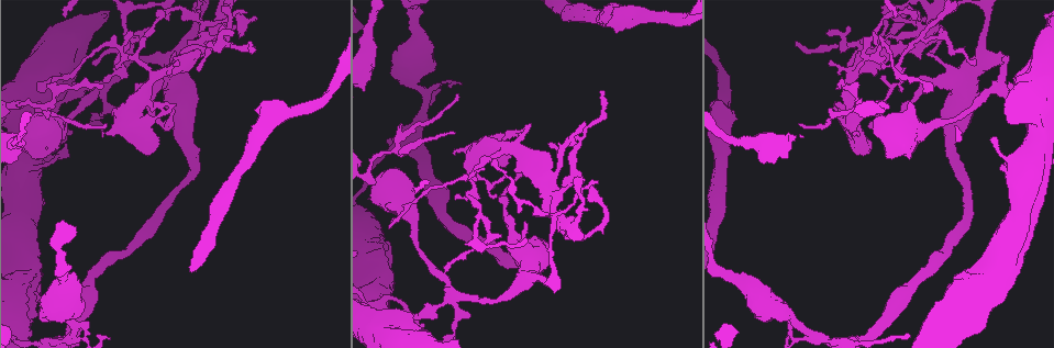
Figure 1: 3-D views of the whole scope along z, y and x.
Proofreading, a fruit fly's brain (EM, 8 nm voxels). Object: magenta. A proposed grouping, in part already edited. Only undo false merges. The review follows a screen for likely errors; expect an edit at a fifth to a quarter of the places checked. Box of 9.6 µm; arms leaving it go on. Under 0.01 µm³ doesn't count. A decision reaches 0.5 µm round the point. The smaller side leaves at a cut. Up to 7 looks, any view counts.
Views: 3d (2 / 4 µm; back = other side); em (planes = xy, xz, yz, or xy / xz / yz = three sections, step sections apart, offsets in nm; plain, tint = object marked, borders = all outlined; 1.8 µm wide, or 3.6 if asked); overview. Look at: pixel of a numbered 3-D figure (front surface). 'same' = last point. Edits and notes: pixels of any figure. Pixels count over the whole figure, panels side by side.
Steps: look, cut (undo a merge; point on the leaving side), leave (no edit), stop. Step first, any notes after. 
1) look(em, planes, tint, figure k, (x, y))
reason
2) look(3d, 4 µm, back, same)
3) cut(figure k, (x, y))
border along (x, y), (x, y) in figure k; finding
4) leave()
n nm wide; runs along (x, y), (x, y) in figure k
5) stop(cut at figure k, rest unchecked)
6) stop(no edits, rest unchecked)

look(em, xz, step 4, tint, figure 1, (842, 46))
touches itself

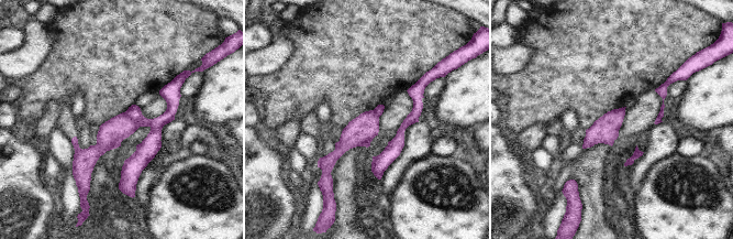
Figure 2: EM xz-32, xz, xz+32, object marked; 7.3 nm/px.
look(em, planes, borders, same)

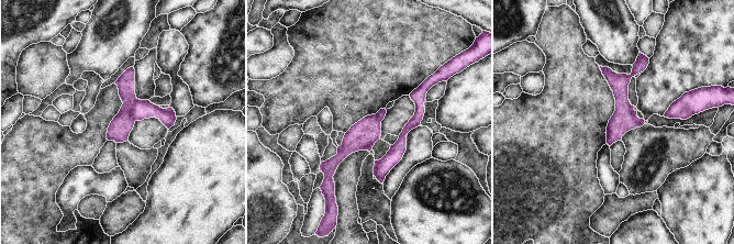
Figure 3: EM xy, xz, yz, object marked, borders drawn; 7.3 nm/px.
cut(figure 3, (142, 109))
border along (137, 99), (131, 108), (134, 121) in figure 3; a second neuron is stuck on

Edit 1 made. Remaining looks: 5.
look(overview)

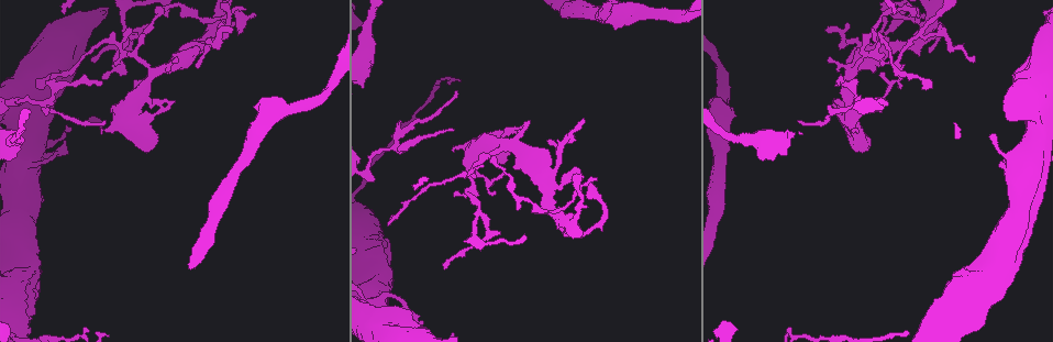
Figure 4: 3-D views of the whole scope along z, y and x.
look(em, xz, step 4, tint, figure 4, (477, 210))
a fork

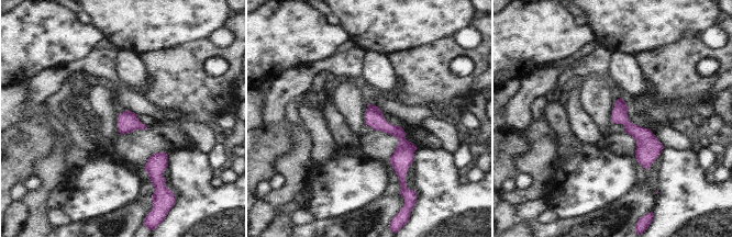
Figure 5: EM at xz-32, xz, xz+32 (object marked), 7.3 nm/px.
look(em, planes, tint, same)
another direction

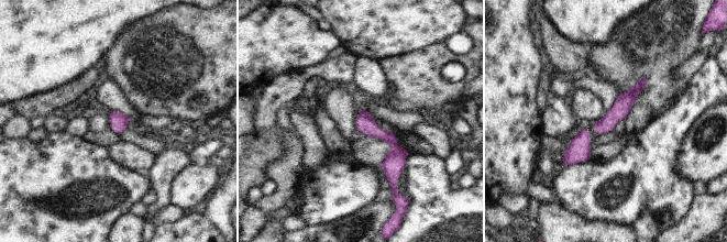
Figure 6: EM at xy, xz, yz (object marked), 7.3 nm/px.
leave()
runs along (362, 113), (393, 143), (395, 177) in figure 6; continuous, no second neuron

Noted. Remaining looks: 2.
stop(cut at figure 3, rest unchecked)

